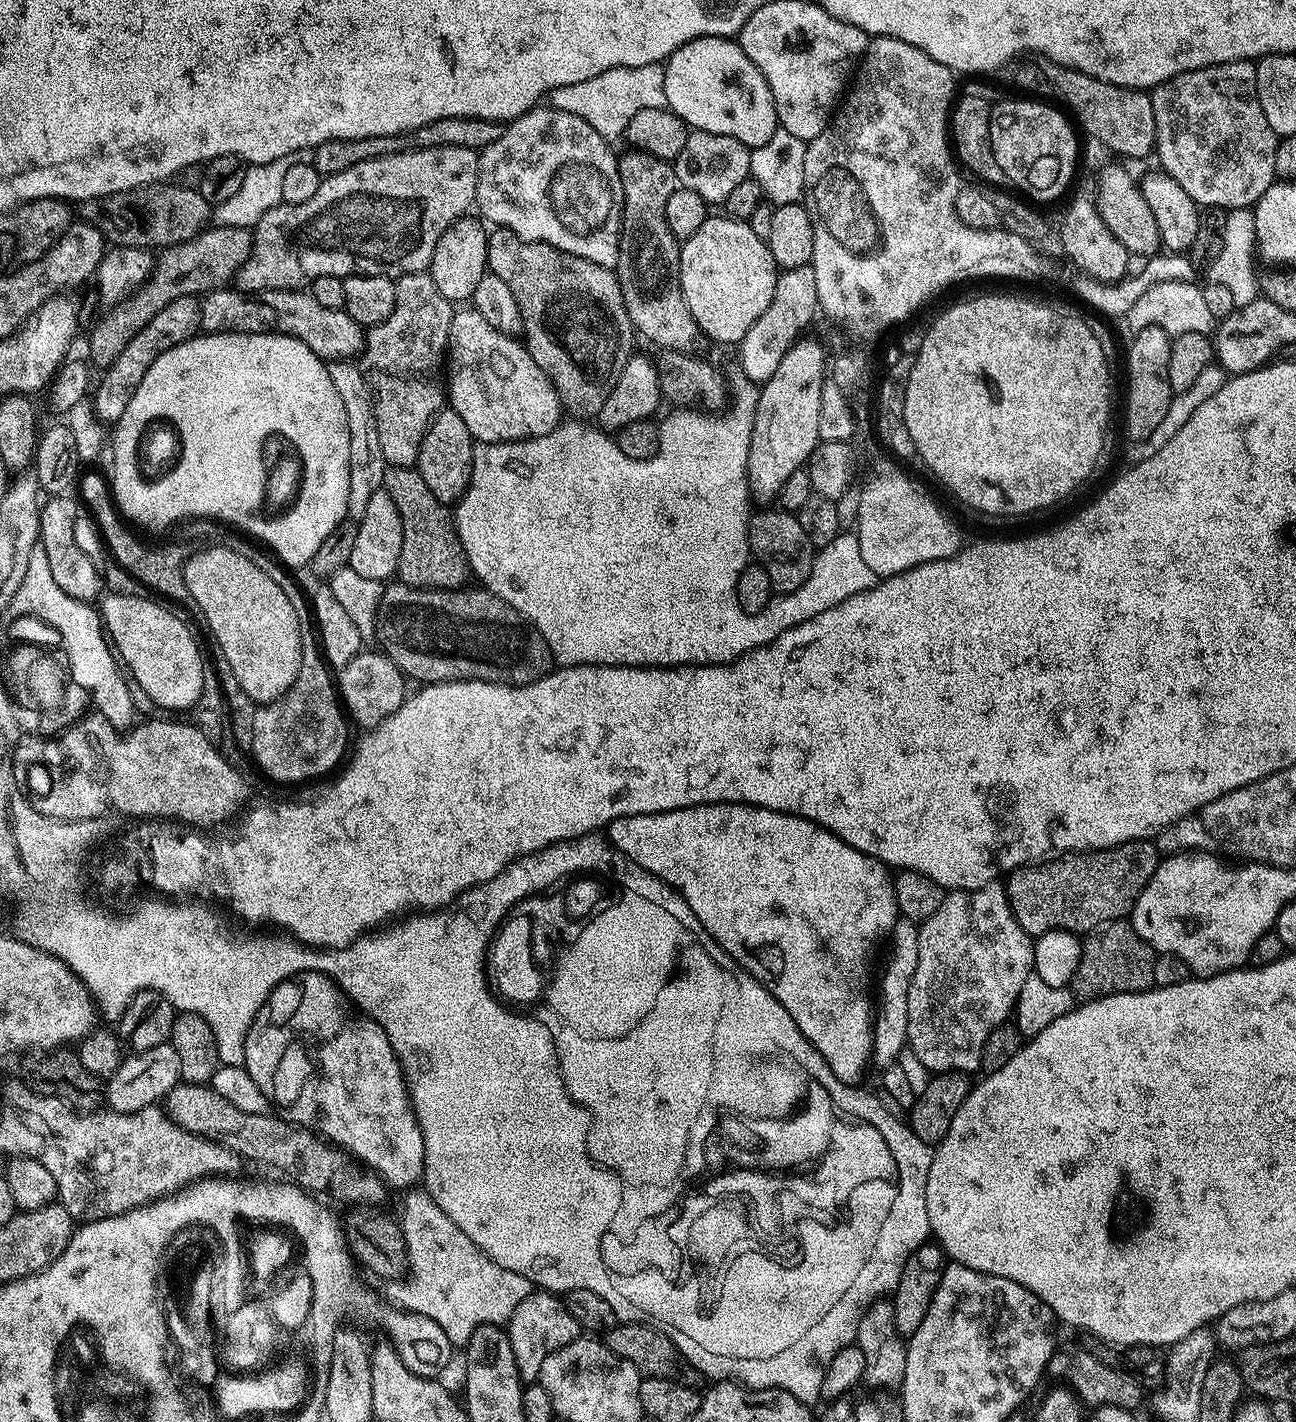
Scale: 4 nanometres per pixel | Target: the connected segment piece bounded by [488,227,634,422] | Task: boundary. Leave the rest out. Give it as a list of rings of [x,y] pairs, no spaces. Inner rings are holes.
[[[493,227],[488,232],[488,272],[502,278],[510,294],[514,294],[518,314],[522,316],[523,343],[534,362],[538,362],[538,366],[550,378],[560,399],[561,409],[580,422],[599,417],[610,390],[626,366],[628,357],[634,352],[632,319],[626,310],[622,286],[615,271],[598,266],[586,258],[566,254],[549,244],[520,240],[509,228]]]

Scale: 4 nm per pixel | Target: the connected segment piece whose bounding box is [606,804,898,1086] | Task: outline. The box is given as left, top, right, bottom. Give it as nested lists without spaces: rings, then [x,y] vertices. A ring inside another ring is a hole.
[[[695,804],[669,812],[623,816],[608,824],[606,839],[623,856],[630,858],[642,870],[657,876],[663,884],[671,886],[683,898],[686,906],[694,910],[698,922],[702,922],[704,929],[719,942],[722,950],[726,950],[730,958],[734,958],[741,968],[746,969],[764,987],[765,993],[787,1016],[794,1018],[798,1030],[802,1030],[804,1037],[815,1046],[818,1054],[822,1054],[830,1070],[834,1070],[834,1074],[843,1084],[856,1086],[861,1083],[860,1075],[863,1074],[864,1067],[869,1067],[872,1059],[874,1004],[873,1001],[868,1001],[868,963],[871,962],[876,947],[883,940],[885,943],[889,939],[892,927],[898,919],[893,877],[881,860],[862,854],[862,850],[854,850],[854,846],[842,842],[842,838],[806,818],[792,816],[788,812],[766,810],[753,804]]]

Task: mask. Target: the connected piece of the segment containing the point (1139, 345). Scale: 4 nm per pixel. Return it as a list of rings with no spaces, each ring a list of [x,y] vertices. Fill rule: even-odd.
[[[1146,326],[1146,330],[1138,330],[1131,338],[1132,345],[1126,348],[1128,409],[1124,412],[1124,424],[1128,427],[1128,436],[1132,442],[1142,442],[1150,438],[1150,434],[1154,434],[1155,428],[1162,423],[1166,410],[1170,410],[1174,393],[1170,386],[1168,371],[1173,337],[1158,326]]]

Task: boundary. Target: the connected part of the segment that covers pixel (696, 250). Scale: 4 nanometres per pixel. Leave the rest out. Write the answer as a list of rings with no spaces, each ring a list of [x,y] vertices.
[[[724,214],[719,215],[709,215],[708,220],[702,222],[702,226],[698,226],[698,230],[694,230],[692,237],[680,244],[680,289],[682,290],[682,298],[686,302],[686,306],[694,318],[694,322],[699,326],[701,333],[705,337],[708,335],[710,339],[717,340],[720,344],[736,346],[739,345],[740,340],[746,334],[746,330],[750,330],[750,326],[754,326],[754,322],[758,322],[758,318],[762,318],[762,310],[766,310],[766,306],[770,306],[770,302],[774,298],[774,286],[776,285],[778,269],[767,243],[754,234],[748,222],[733,220]]]

